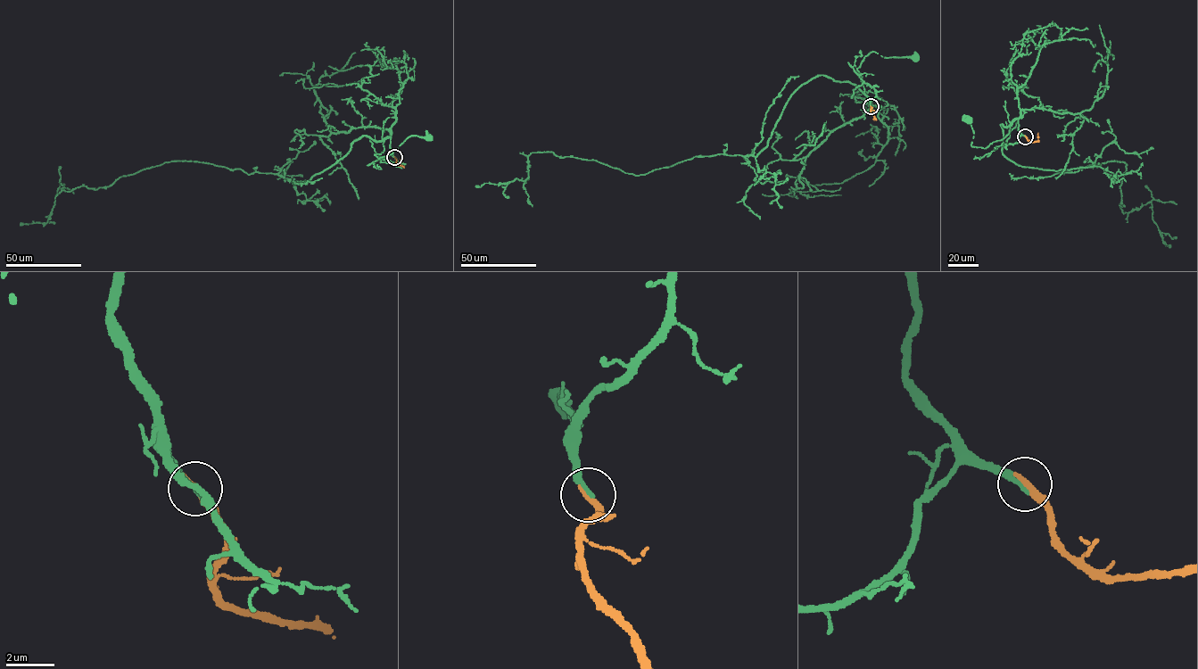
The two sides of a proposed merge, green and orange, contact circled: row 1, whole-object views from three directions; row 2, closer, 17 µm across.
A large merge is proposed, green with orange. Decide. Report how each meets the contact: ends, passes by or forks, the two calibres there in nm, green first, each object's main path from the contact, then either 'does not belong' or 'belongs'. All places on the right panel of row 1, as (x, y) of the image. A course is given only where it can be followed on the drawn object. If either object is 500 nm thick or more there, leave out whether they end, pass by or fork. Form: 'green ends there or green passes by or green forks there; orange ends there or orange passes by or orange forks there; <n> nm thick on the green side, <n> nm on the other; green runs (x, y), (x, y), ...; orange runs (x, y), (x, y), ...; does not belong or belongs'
green ends there; orange ends there; 190 nm thick on the green side, 320 nm on the other; green runs (1025, 136), (1018, 129), (1016, 119), (1001, 140), (986, 147), (972, 146), (974, 136), (970, 120); orange runs (1025, 136), (1029, 141), (1036, 142), (1037, 133); belongs

